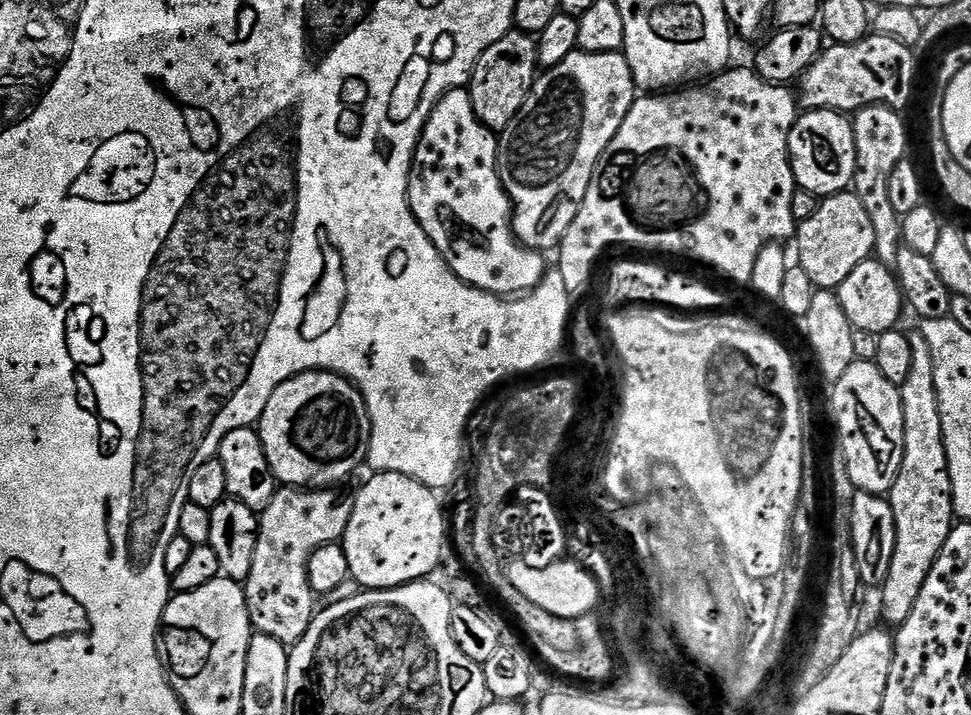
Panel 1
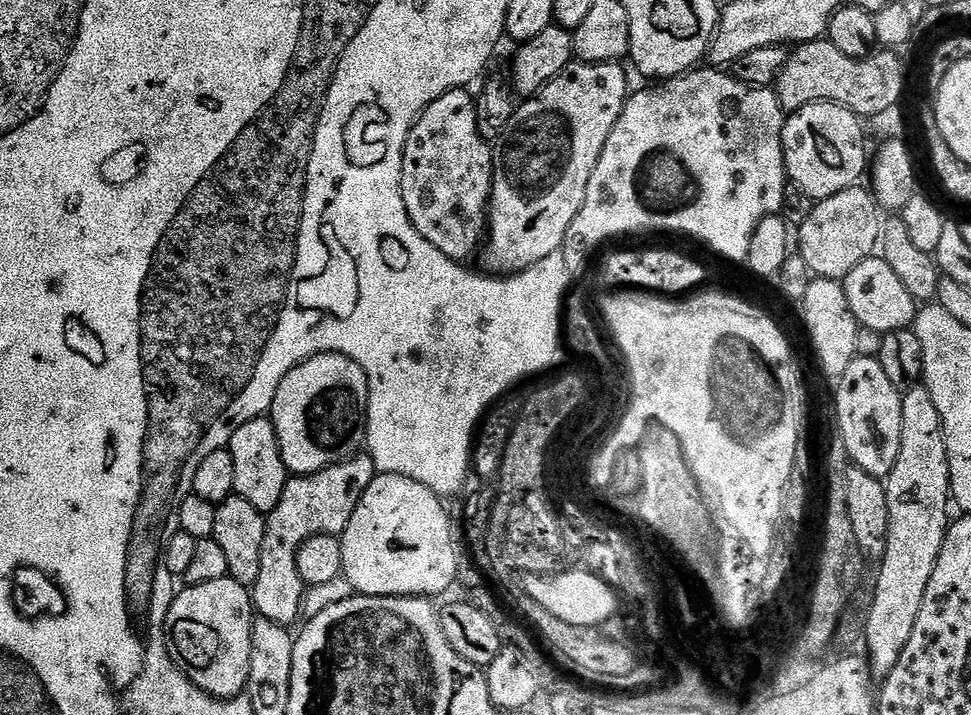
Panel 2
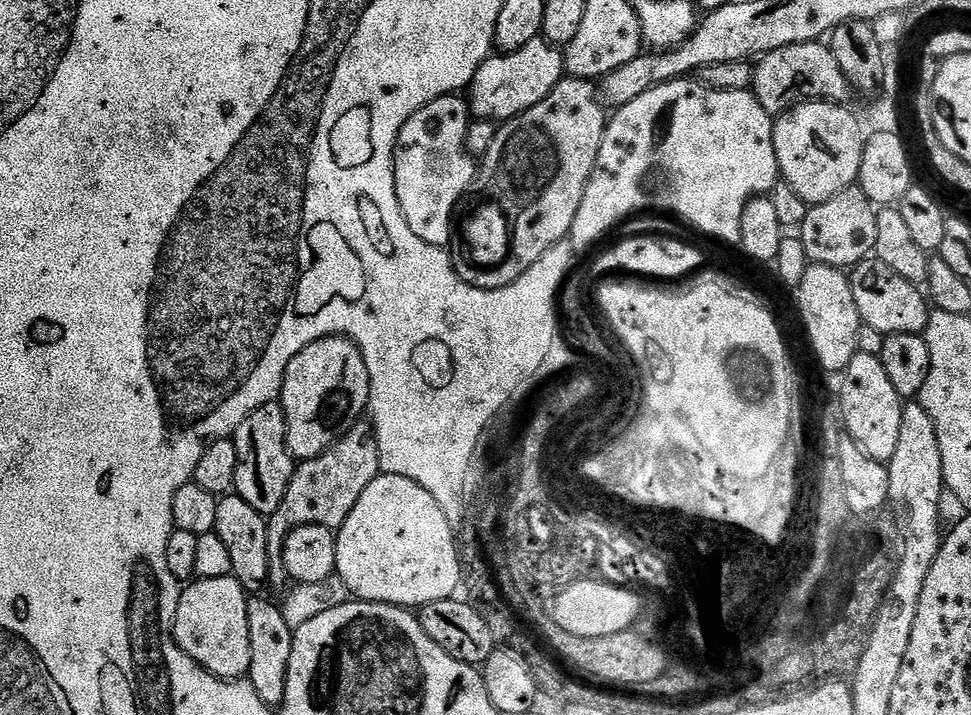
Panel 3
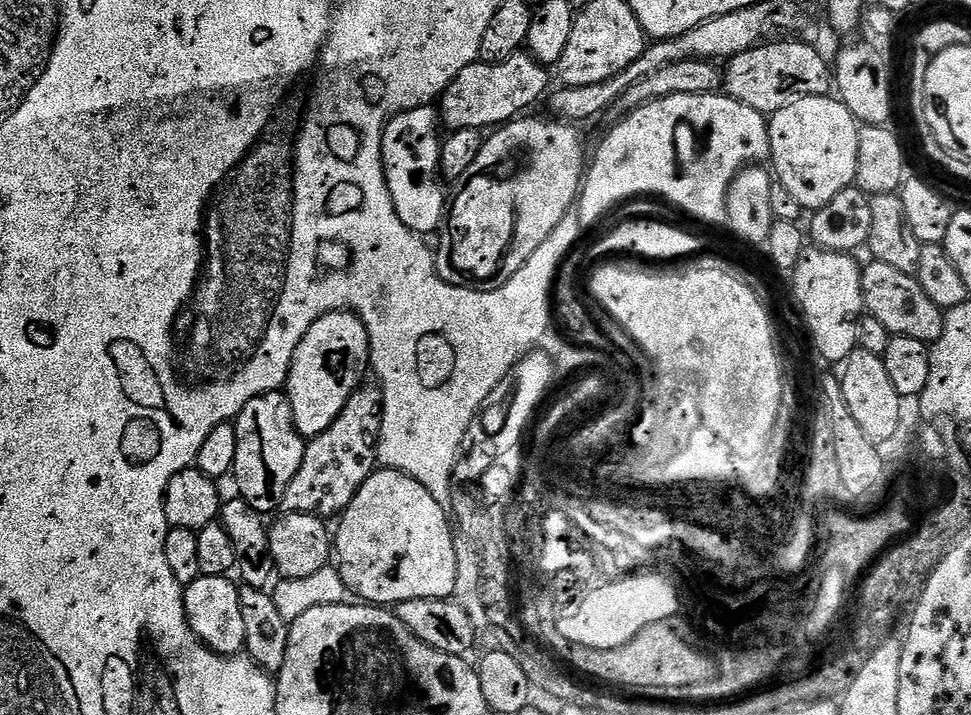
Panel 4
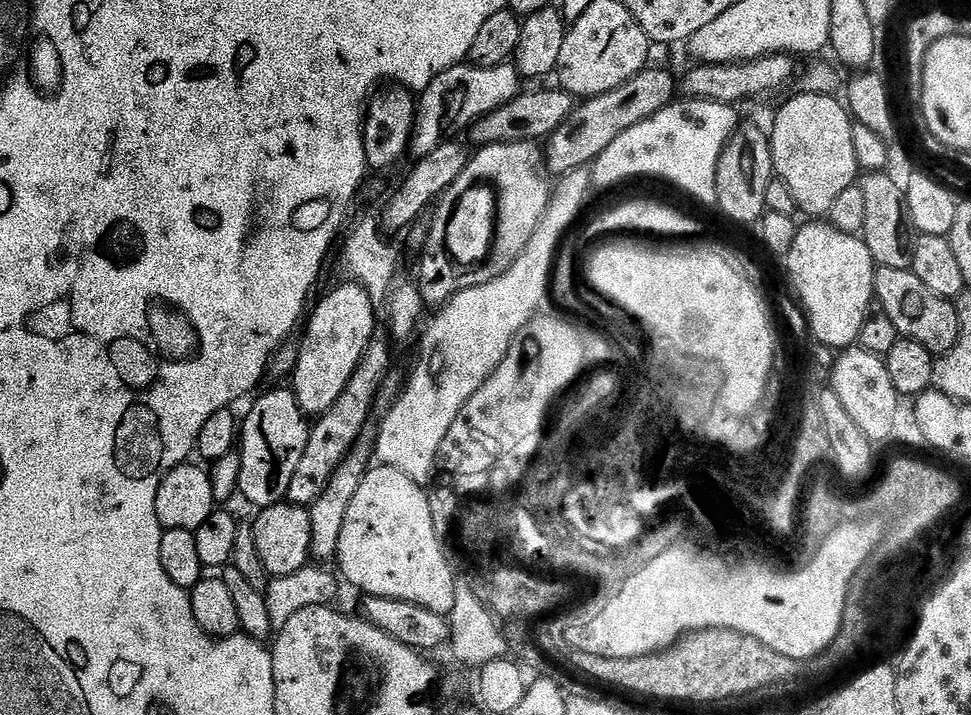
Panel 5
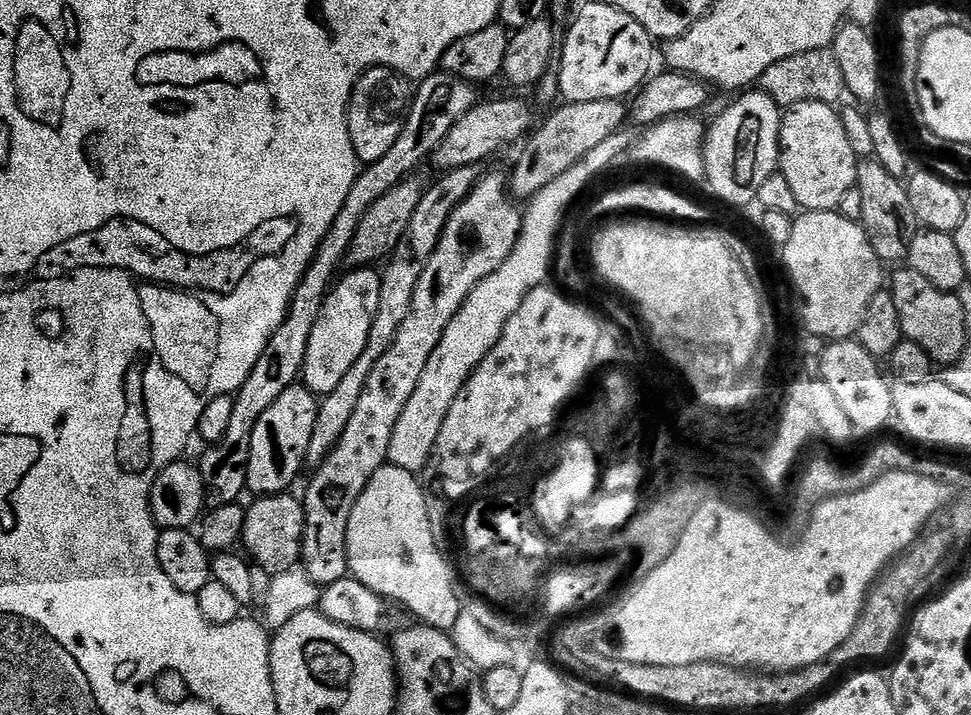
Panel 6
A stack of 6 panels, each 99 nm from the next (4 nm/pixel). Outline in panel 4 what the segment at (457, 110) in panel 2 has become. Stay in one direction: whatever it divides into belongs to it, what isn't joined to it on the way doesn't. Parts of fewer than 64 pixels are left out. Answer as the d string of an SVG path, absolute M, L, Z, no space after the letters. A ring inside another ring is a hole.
M432 106L398 112L388 118L381 136L384 181L400 221L417 234L435 233L444 218L446 188L441 180L442 121Z

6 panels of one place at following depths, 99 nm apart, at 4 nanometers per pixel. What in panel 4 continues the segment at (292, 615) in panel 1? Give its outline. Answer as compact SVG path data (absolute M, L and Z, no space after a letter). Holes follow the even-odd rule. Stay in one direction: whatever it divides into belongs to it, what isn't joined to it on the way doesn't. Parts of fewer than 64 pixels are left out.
M361 383L350 402L342 406L342 414L322 434L311 437L304 445L302 466L290 478L286 494L282 494L279 511L301 512L321 518L339 517L356 497L356 491L372 477L378 468L380 420L384 416L384 392L379 383Z

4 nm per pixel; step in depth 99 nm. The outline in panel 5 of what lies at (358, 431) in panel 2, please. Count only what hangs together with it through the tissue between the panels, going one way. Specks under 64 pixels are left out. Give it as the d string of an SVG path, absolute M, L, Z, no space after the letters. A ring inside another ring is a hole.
M351 283L334 289L316 309L311 309L306 320L308 329L304 332L304 341L298 344L300 353L290 377L290 387L298 398L300 409L309 418L320 416L338 402L338 394L346 390L354 366L358 366L366 346L378 332L378 308L372 303L371 294L363 284Z

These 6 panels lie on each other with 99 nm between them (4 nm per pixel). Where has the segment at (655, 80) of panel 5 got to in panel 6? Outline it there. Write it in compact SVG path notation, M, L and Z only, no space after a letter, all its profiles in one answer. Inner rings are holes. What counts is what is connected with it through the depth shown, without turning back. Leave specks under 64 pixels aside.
M624 100L577 104L564 102L545 116L548 117L545 118L544 125L542 120L539 127L527 137L523 145L524 153L517 158L516 165L512 168L512 176L510 172L510 192L520 202L531 201L532 197L550 186L554 178L562 178L562 174L566 174L566 170L570 170L574 162L586 158L586 154L590 154L594 146L606 142L606 138L623 129L626 124L626 104Z

